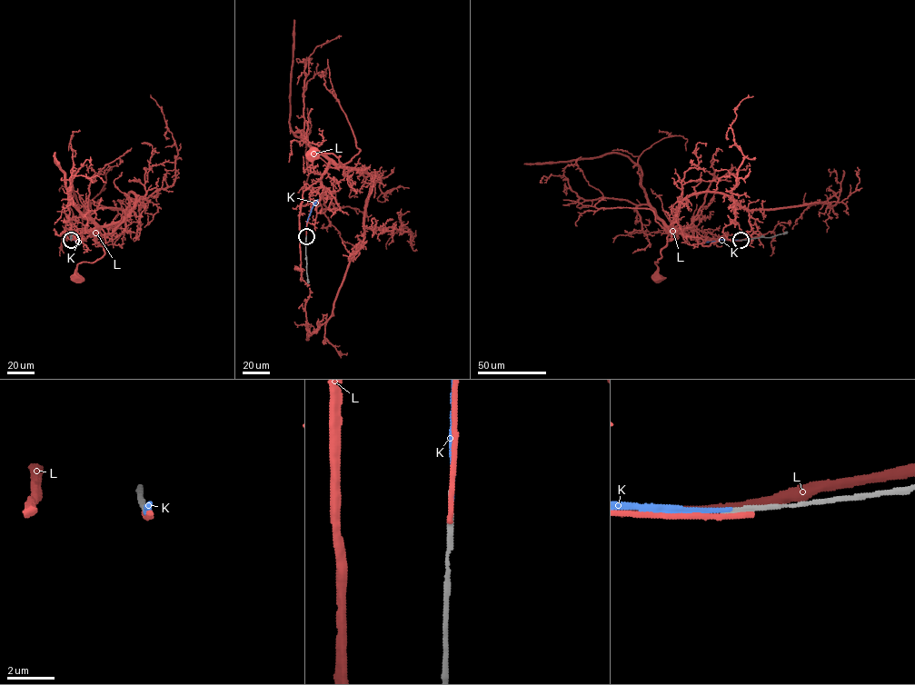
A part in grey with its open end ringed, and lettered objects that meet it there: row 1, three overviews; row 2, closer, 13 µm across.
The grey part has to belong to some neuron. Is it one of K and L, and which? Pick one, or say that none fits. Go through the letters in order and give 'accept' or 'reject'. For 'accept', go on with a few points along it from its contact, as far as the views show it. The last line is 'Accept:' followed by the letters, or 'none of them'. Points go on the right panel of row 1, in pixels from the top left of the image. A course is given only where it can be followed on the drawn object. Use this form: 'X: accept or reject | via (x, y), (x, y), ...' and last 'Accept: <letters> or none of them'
K: accept | via (740, 240), (703, 242)
L: reject
Accept: K

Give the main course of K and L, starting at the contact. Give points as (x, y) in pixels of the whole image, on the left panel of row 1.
K: (71, 240), (82, 242)
L: (71, 240), (74, 231), (86, 228), (90, 232), (100, 228), (104, 233), (104, 253), (79, 263), (78, 277)

